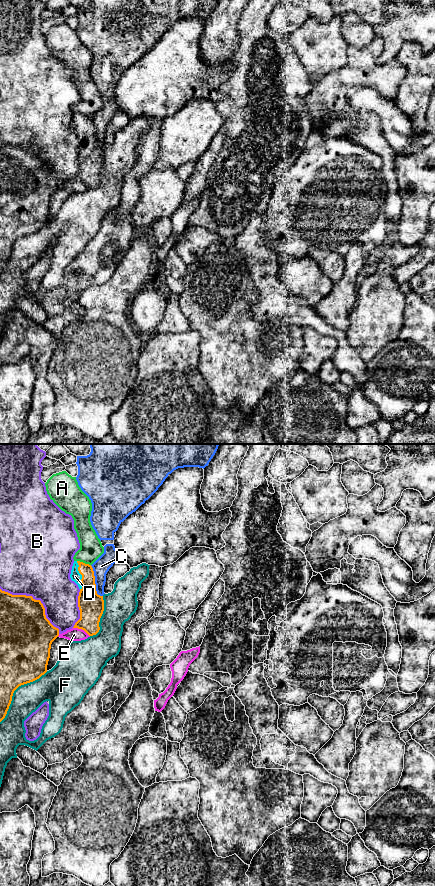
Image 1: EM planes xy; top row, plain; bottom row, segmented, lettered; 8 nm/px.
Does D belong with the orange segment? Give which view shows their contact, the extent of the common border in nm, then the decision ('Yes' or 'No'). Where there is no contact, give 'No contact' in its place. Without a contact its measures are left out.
Touches orange in xy. Shared border 240 nm. Yes

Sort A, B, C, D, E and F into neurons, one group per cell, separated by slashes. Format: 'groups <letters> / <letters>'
groups A / B / C / D / E / F

